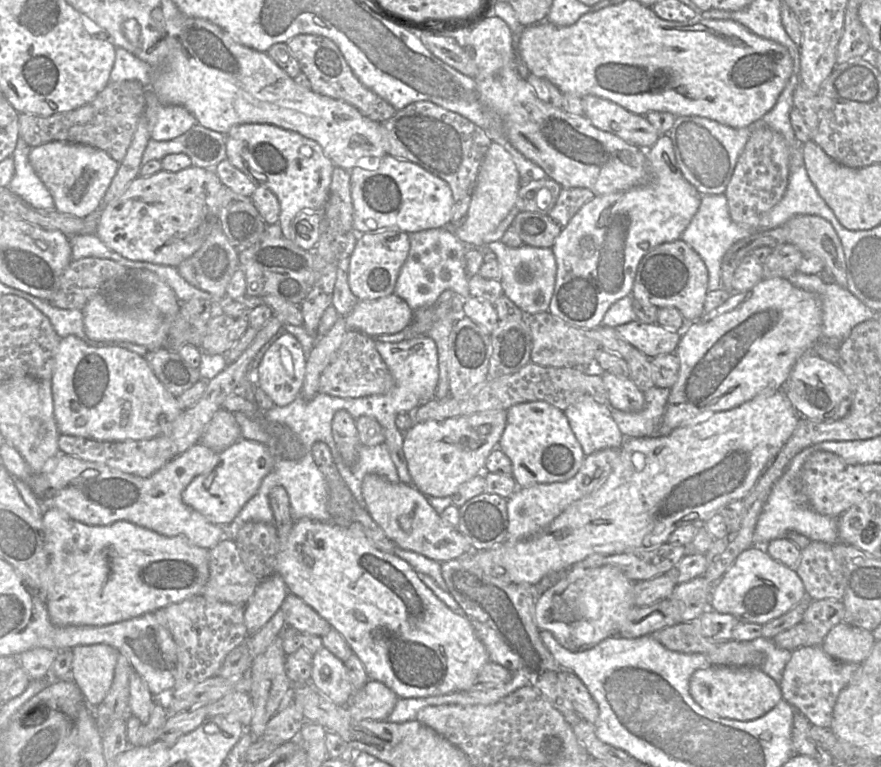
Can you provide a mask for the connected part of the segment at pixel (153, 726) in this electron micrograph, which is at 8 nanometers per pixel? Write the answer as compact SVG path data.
M158 702L153 707L147 723L142 723L137 717L130 715L126 723L126 738L131 747L145 747L154 743L165 724L167 711Z

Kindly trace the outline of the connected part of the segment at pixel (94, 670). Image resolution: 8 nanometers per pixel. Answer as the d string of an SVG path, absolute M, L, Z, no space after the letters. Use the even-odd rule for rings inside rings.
M107 644L72 648L70 677L82 691L86 703L97 707L107 695L114 677L118 651Z

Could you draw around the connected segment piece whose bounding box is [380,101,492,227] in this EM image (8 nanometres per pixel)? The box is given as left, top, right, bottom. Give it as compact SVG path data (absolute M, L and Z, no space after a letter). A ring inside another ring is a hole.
M428 101L414 102L397 110L380 126L386 154L415 163L447 182L453 197L450 224L458 227L467 214L479 168L491 139L470 120Z

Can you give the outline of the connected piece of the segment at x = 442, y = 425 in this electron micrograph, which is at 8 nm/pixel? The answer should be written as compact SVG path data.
M500 409L413 424L403 437L403 453L412 485L425 496L451 497L463 483L478 473L484 473L486 458L493 449L498 448L506 418L506 410Z

